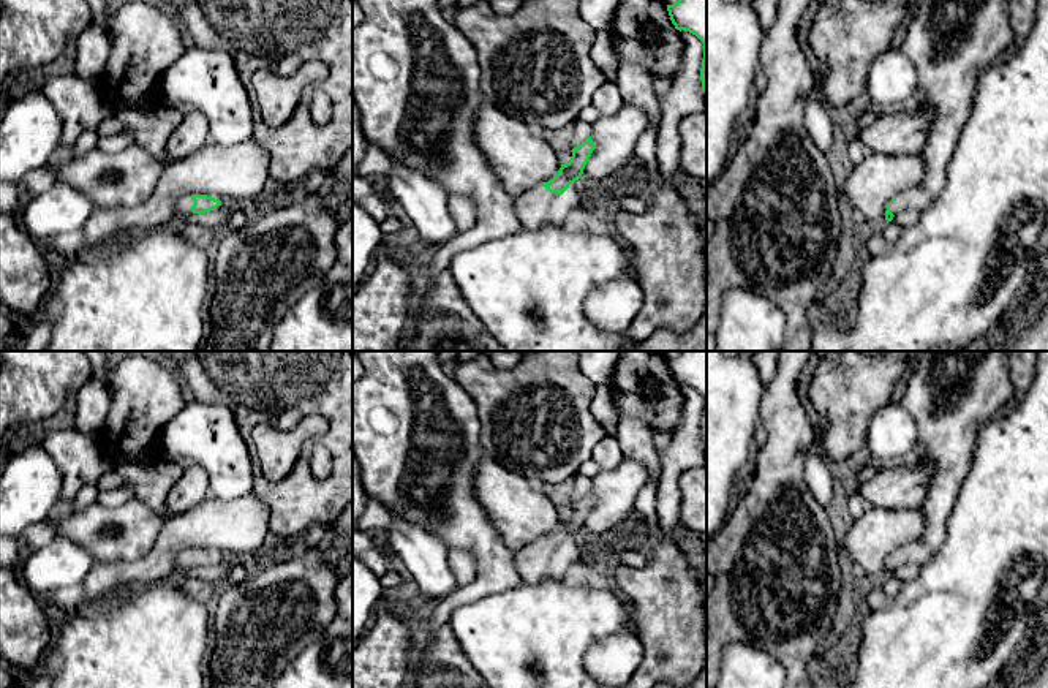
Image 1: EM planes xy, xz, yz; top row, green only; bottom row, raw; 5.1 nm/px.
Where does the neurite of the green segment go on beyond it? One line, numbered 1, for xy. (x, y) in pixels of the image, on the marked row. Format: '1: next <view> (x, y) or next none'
1: next xy (184, 204)

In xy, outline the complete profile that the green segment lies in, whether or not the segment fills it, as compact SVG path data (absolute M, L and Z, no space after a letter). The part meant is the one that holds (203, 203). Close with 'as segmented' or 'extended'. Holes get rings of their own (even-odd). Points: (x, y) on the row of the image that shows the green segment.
M207 195L183 196L175 202L177 215L187 215L190 212L205 214L218 206L221 206L221 201Z; extended

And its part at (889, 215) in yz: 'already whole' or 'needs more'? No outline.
needs more

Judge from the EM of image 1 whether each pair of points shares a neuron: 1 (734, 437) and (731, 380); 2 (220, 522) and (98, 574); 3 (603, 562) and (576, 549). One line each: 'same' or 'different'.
1: same
2: same
3: same

